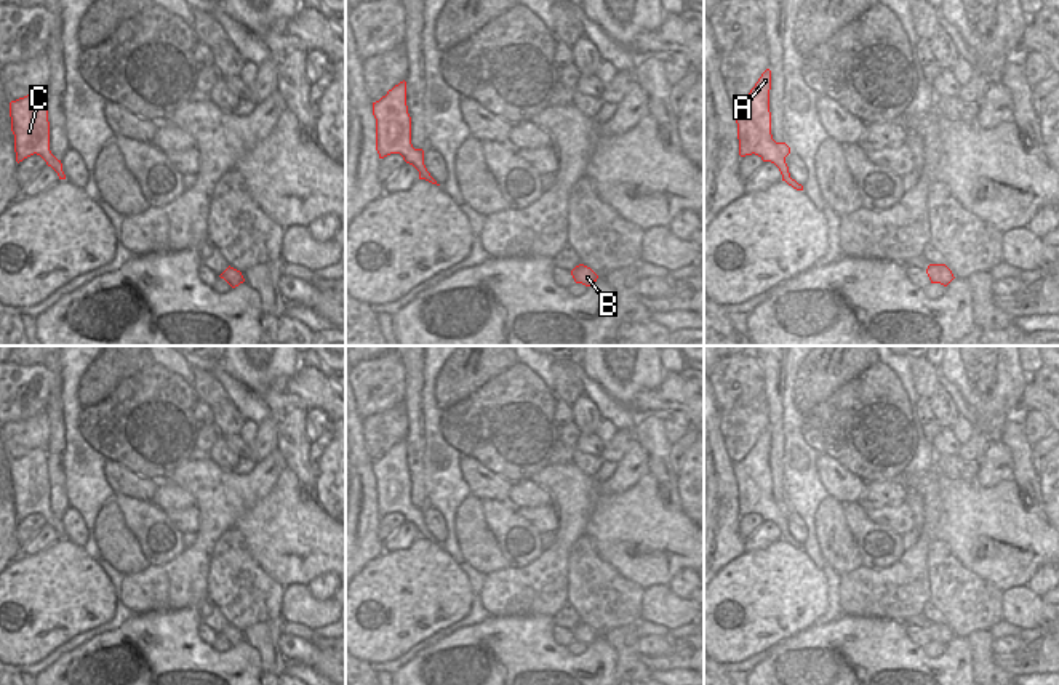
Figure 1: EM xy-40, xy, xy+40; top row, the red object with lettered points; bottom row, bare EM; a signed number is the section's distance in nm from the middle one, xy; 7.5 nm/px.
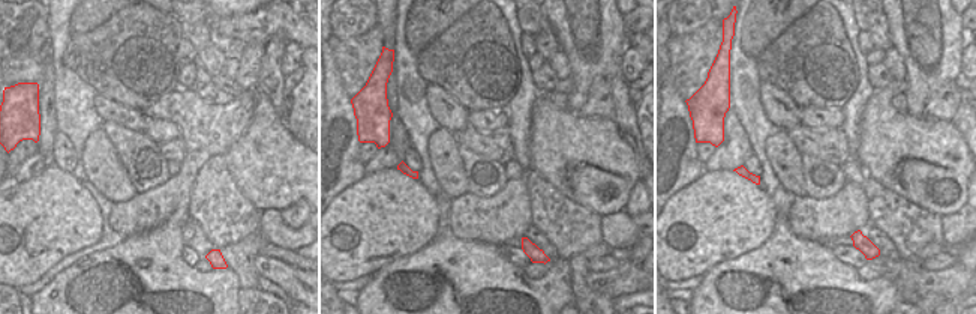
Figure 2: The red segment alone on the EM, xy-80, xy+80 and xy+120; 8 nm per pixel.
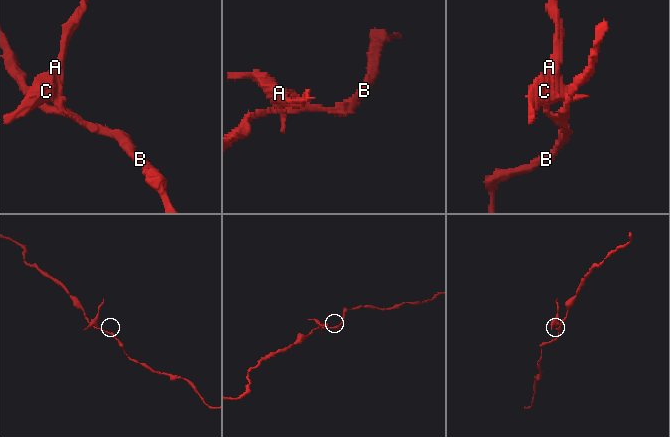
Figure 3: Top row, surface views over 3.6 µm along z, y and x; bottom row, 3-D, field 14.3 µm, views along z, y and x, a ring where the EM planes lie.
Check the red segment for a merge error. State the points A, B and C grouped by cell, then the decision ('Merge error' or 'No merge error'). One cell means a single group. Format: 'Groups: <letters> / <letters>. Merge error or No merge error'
Groups: A C / B. Merge error.

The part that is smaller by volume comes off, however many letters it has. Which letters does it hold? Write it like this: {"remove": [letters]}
{"remove": ["A", "C"]}

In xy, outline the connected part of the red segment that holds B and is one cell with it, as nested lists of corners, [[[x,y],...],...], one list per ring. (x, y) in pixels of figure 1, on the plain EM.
[[[579,623],[571,629],[571,634],[576,642],[582,642],[585,645],[590,645],[593,640],[597,640],[598,634],[587,624]]]

